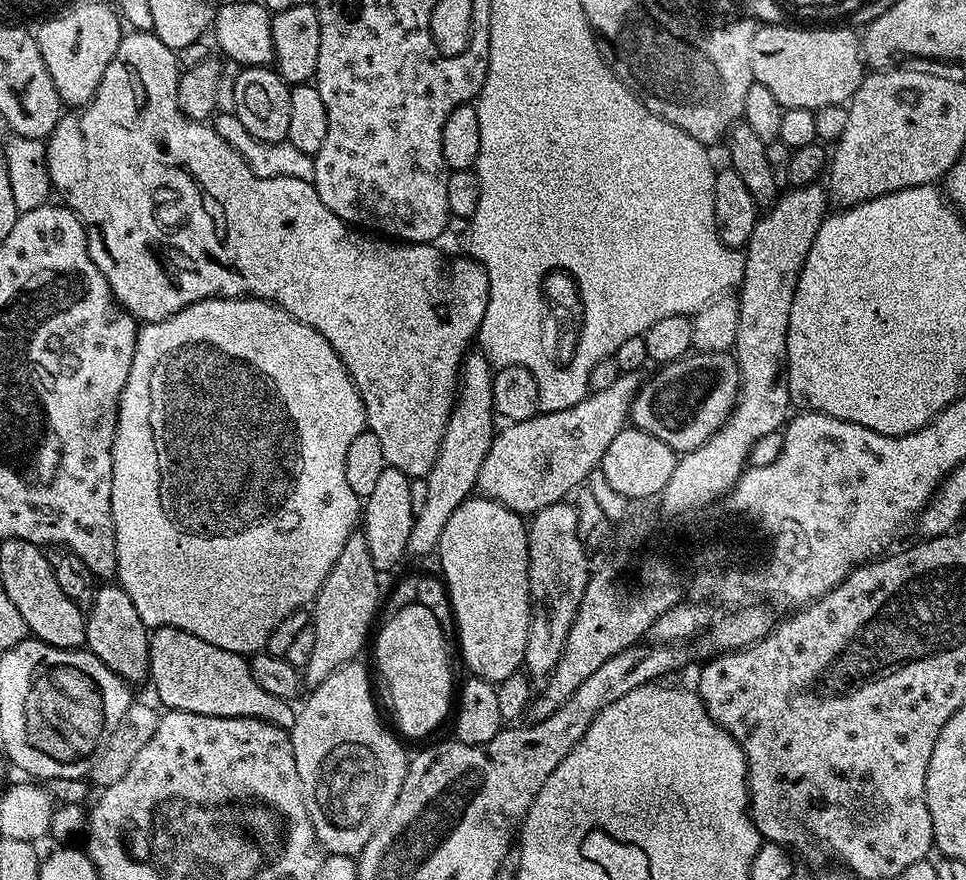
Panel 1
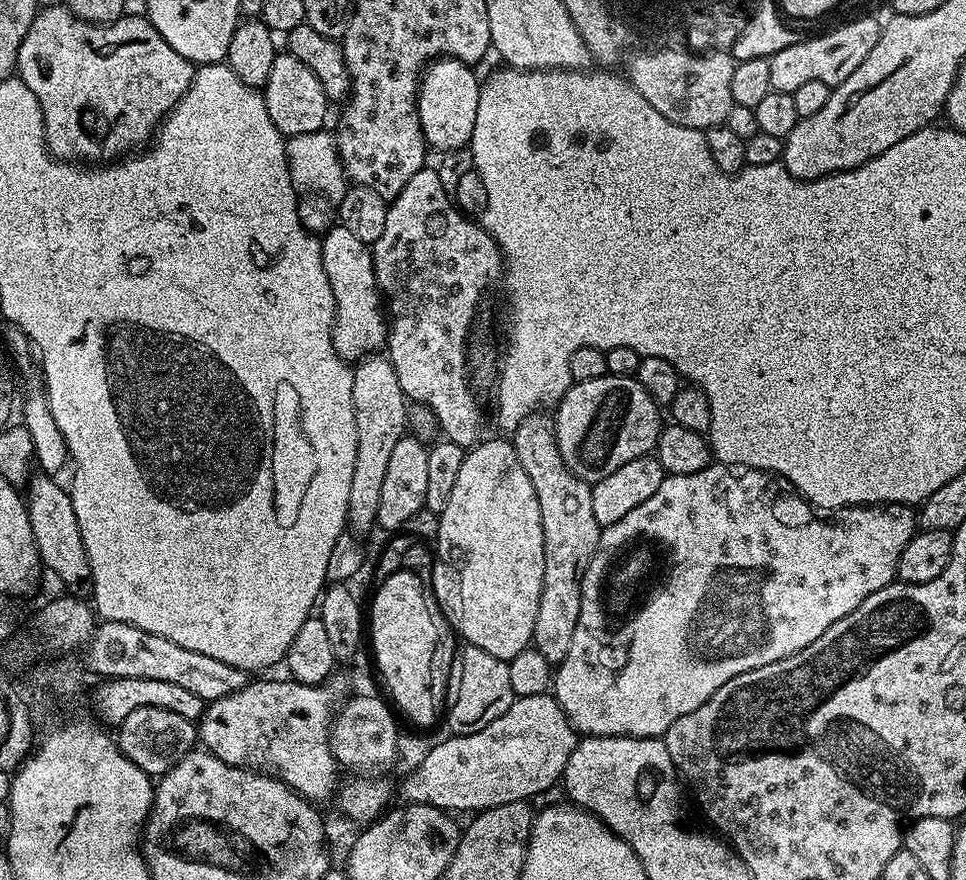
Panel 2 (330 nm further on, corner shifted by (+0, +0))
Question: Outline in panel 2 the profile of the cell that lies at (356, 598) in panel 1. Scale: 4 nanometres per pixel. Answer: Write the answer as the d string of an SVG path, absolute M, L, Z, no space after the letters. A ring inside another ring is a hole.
M373 354L364 357L352 368L352 393L354 394L354 422L356 423L356 457L354 458L354 479L350 481L350 502L348 503L348 522L347 527L351 529L353 533L365 534L371 528L377 527L376 519L378 518L378 501L382 494L382 482L386 478L386 469L390 462L390 457L394 450L394 445L403 438L406 434L406 429L410 424L410 401L407 396L404 395L402 386L398 383L398 374L394 374L394 366L389 362L387 355Z

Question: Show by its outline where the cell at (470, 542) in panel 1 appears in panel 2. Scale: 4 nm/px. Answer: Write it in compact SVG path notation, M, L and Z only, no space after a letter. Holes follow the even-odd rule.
M485 439L465 451L446 510L439 513L440 525L434 548L444 548L444 556L448 556L452 564L460 564L460 572L464 572L463 639L486 650L486 654L494 654L494 658L510 661L514 654L522 654L522 650L532 644L544 573L544 539L538 494L534 494L534 486L530 486L522 462L518 462L511 439L500 439L504 440Z

